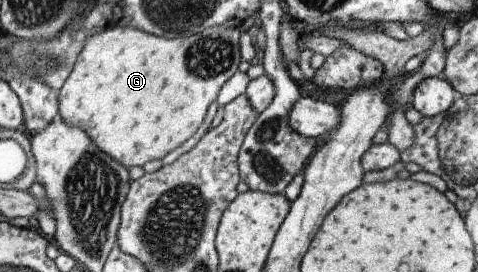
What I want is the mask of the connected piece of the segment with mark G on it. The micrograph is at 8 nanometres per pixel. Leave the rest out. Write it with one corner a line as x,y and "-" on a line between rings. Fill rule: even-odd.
111,24
104,32
93,34
79,53
72,72
57,93
58,118
82,129
101,151
125,167
141,167
147,161
163,159
163,155
177,149
201,127
209,105
238,71
242,61
241,34
239,28
213,26
200,34
163,39
139,29

